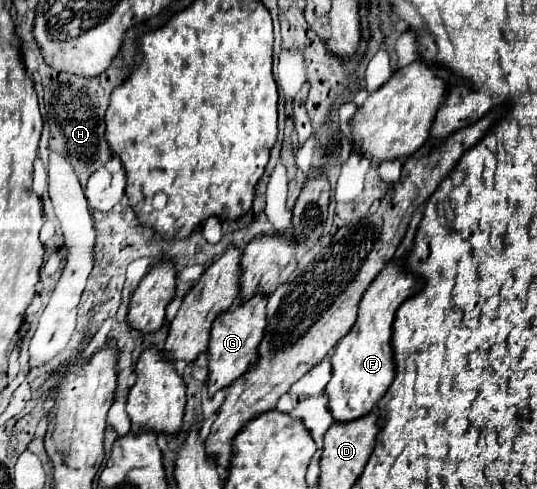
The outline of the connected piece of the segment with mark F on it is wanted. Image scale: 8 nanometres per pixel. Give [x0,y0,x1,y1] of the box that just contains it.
[325,260,423,422]

